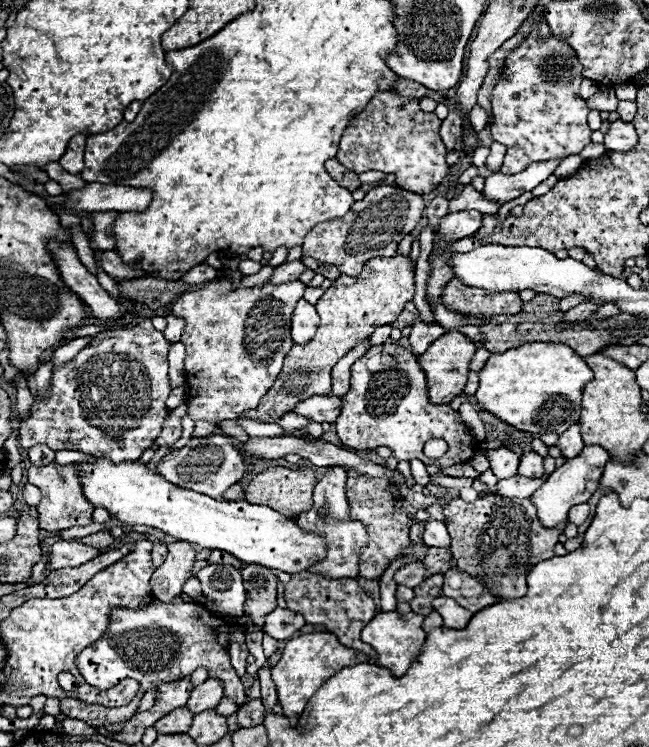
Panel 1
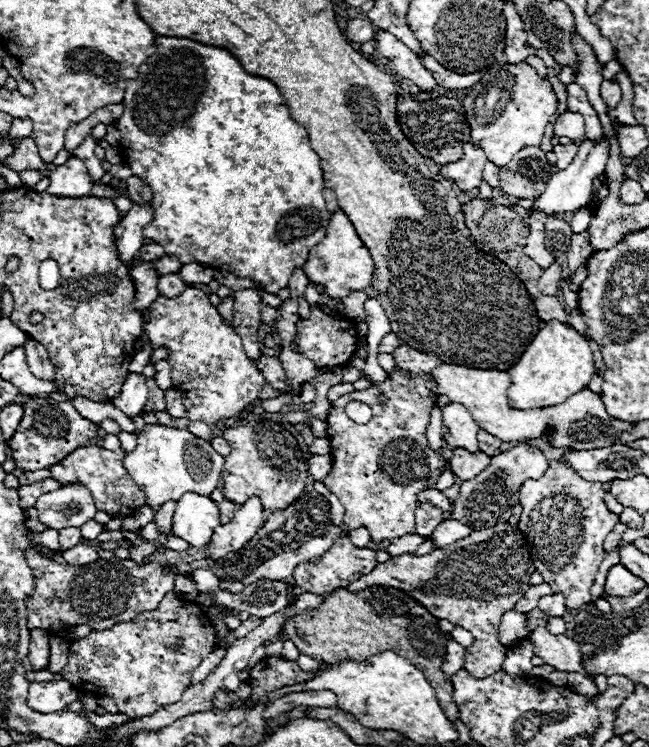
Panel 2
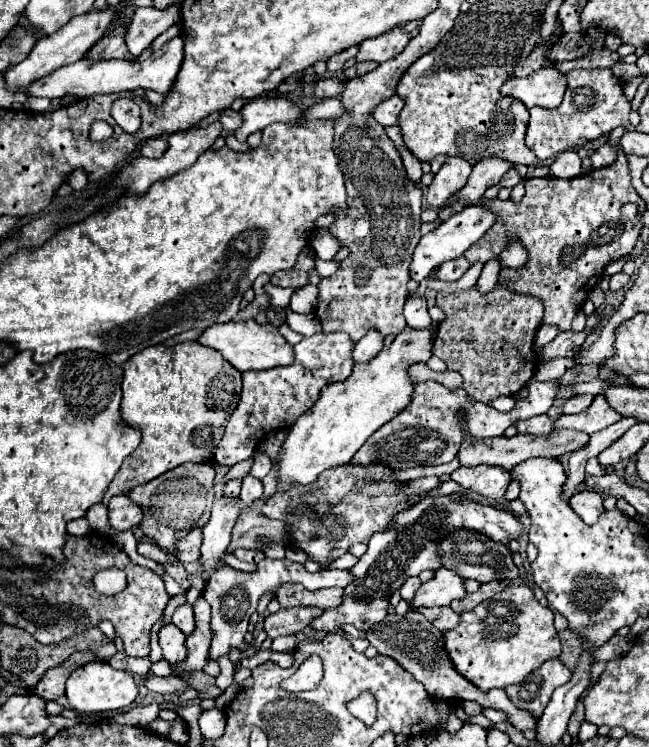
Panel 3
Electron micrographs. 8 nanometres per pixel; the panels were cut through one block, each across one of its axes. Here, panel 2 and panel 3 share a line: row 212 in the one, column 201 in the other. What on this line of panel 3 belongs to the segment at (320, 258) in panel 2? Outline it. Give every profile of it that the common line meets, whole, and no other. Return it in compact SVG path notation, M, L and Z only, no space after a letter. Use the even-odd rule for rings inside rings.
M254 320L246 322L226 322L226 324L212 324L206 328L200 338L196 340L202 346L218 350L224 360L228 360L236 370L270 370L276 366L288 366L292 364L292 346L284 340L284 336L274 328L272 324L258 324Z

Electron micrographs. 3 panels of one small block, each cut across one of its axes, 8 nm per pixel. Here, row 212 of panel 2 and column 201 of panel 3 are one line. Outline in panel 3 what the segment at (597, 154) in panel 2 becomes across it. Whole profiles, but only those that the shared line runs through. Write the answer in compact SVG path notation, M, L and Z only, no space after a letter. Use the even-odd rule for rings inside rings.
M220 496L214 506L212 506L212 518L210 522L202 528L204 532L204 542L202 542L202 564L206 568L206 574L210 572L210 568L214 568L222 554L226 552L228 544L230 544L230 532L240 516L240 508L232 506L236 498L232 496Z

